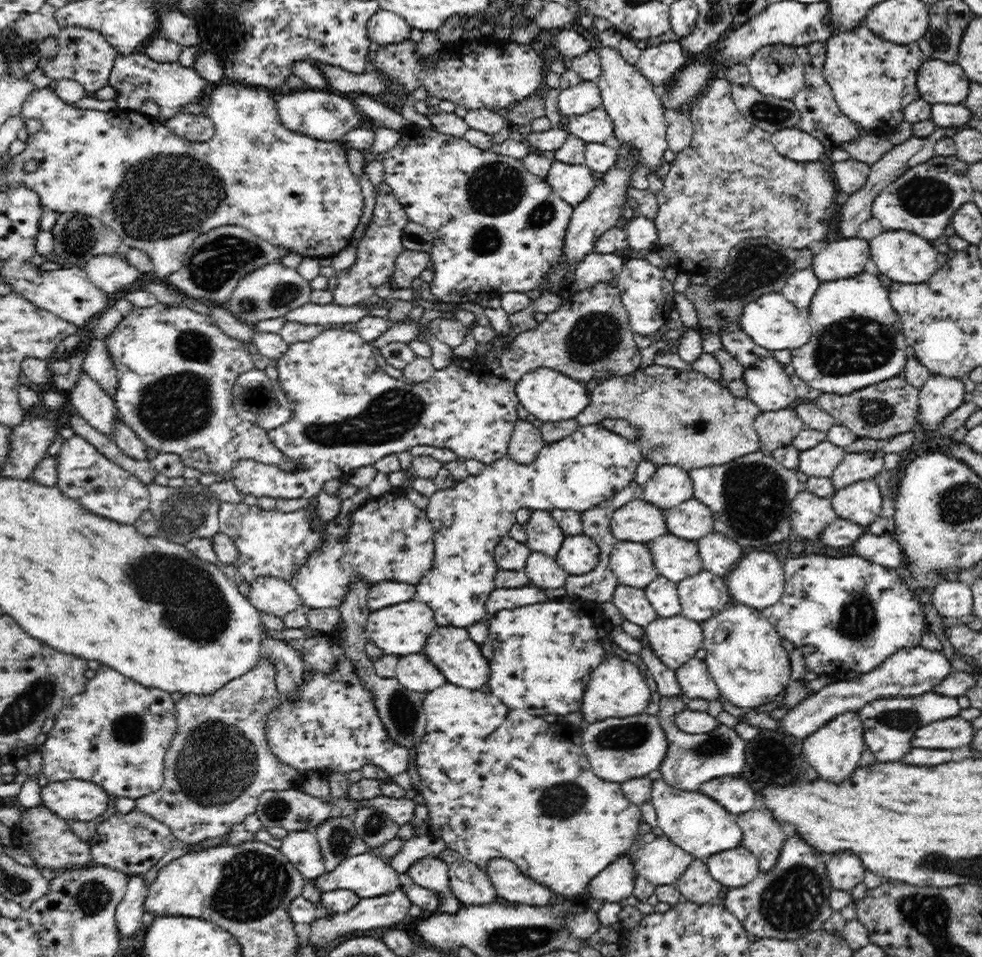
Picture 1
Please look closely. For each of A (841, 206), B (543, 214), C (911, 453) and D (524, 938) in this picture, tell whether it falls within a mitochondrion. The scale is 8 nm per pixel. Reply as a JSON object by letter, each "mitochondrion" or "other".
{"A":"other","B":"mitochondrion","C":"other","D":"mitochondrion"}

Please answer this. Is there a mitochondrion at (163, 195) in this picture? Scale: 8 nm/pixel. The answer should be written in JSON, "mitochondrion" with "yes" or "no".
{"mitochondrion":"yes"}

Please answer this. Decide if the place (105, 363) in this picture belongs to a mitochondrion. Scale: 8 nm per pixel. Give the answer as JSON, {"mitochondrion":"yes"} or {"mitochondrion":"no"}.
{"mitochondrion":"no"}

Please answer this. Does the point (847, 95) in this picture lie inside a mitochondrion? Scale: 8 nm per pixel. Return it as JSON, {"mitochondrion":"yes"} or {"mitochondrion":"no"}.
{"mitochondrion":"no"}

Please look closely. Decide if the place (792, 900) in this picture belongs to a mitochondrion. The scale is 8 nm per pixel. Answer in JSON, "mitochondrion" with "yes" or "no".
{"mitochondrion":"yes"}

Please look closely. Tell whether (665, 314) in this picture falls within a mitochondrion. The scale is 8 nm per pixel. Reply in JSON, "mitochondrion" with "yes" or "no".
{"mitochondrion":"no"}

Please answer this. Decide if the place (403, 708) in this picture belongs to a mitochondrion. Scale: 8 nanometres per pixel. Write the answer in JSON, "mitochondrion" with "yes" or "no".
{"mitochondrion":"yes"}

